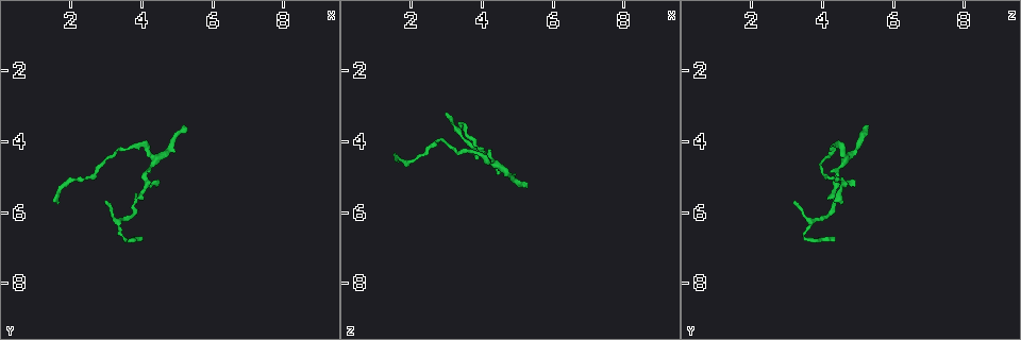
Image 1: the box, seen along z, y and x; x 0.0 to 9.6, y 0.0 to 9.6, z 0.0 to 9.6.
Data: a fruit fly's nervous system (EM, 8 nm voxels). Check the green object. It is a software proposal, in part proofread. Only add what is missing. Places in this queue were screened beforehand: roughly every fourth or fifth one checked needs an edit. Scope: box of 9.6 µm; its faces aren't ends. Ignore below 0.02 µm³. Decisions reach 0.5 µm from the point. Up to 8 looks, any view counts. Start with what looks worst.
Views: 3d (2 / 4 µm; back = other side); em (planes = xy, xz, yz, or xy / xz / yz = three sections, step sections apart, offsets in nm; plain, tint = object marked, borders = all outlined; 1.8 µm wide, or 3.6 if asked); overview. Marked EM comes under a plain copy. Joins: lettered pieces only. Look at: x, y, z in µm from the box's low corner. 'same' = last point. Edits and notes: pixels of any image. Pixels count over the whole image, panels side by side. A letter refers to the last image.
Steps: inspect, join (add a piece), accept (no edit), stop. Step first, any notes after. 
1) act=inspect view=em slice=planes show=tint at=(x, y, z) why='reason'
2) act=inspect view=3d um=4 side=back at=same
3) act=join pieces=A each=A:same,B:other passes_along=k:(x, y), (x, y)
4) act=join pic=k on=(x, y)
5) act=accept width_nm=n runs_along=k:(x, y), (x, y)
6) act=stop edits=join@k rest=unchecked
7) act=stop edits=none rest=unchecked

act=inspect view=em slice=xz step=4 show=borders at=(5.20, 3.65, 5.30) why='free end'

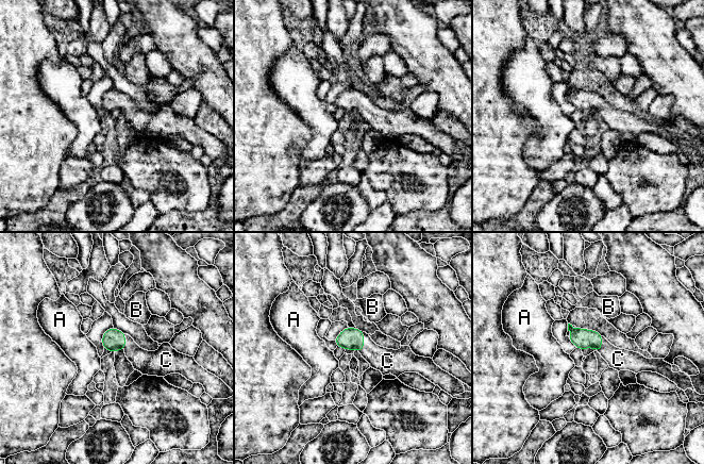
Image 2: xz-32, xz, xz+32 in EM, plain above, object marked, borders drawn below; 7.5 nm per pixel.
act=join pieces=C each=A:other,B:other,C:same found='the neuron continues'

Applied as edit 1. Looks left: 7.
act=inspect view=3d um=2 at=(1.50, 5.70, 4.40)

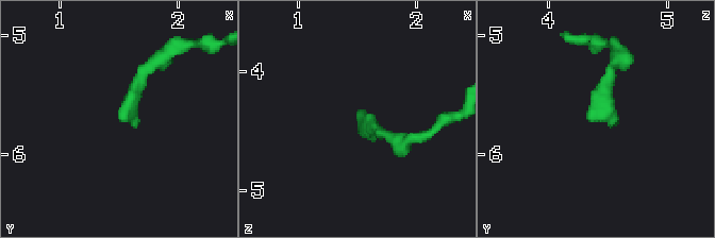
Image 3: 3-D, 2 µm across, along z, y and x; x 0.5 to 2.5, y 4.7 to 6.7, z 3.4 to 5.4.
act=inspect view=em slice=xy step=16 show=tint at=(1.52, 5.74, 4.38) why='shape alone is not enough'

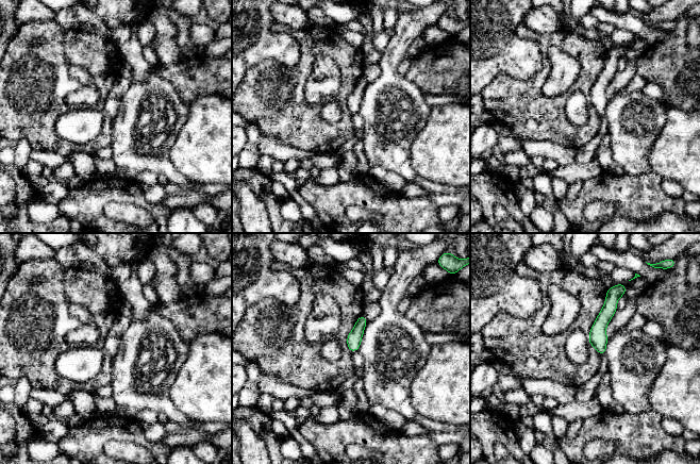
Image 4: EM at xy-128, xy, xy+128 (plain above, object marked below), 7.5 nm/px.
act=inspect view=em slice=planes show=borders at=same

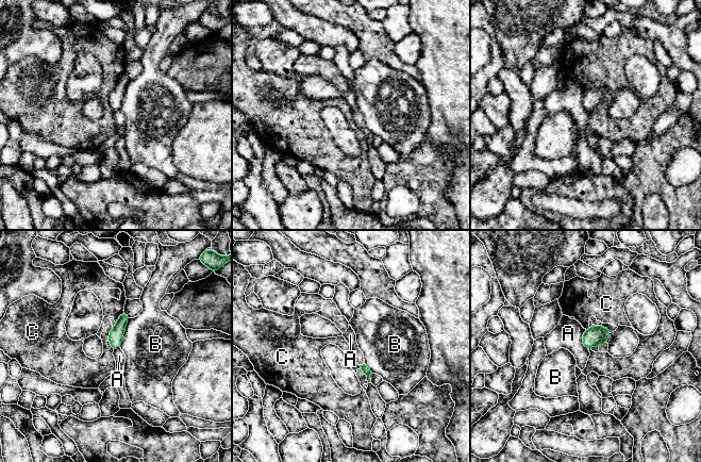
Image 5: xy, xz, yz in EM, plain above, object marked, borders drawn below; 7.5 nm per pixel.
act=accept each=A:other,B:other,C:other border=5:(123, 311), (115, 323) found='no lettered piece goes on from it'

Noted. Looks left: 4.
act=inspect view=3d um=2 at=(3.95, 6.70, 4.30) why='branch stops here'

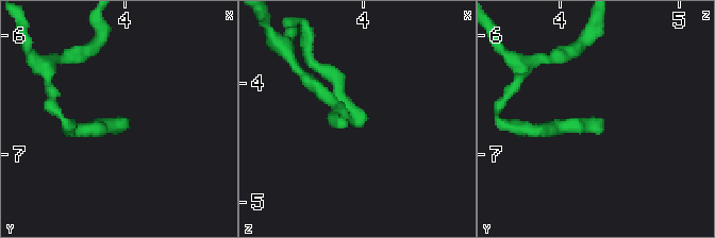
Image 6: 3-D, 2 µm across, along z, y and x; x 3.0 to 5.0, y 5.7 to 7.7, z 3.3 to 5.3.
act=inspect view=em slice=planes show=tint at=(4.02, 6.70, 4.34) why='shape alone is not enough'

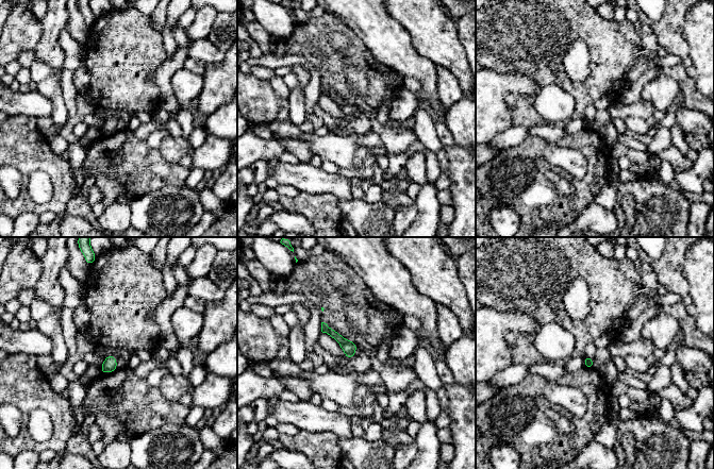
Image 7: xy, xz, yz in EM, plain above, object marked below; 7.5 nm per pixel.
act=inspect view=em slice=planes show=borders at=same why='see the neighbours'

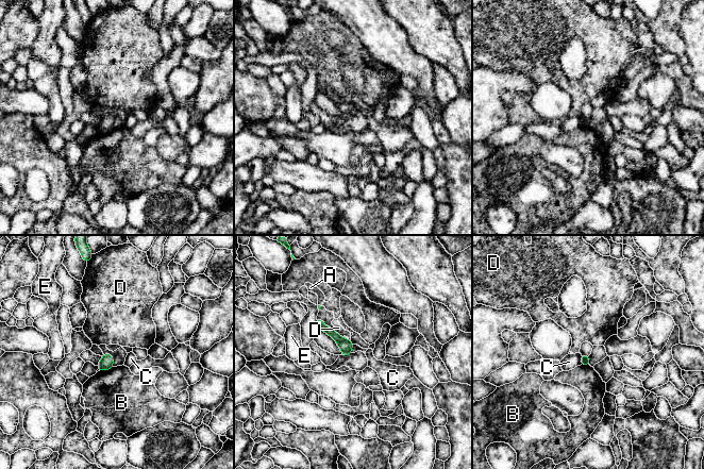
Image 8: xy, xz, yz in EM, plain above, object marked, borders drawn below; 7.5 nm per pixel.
act=accept each=A:other,B:other,C:other,D:other,E:other runs_along=8:(320, 323), (349, 351) found='none of them fits'

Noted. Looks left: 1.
act=stop edits=join@2 rest=unchecked

